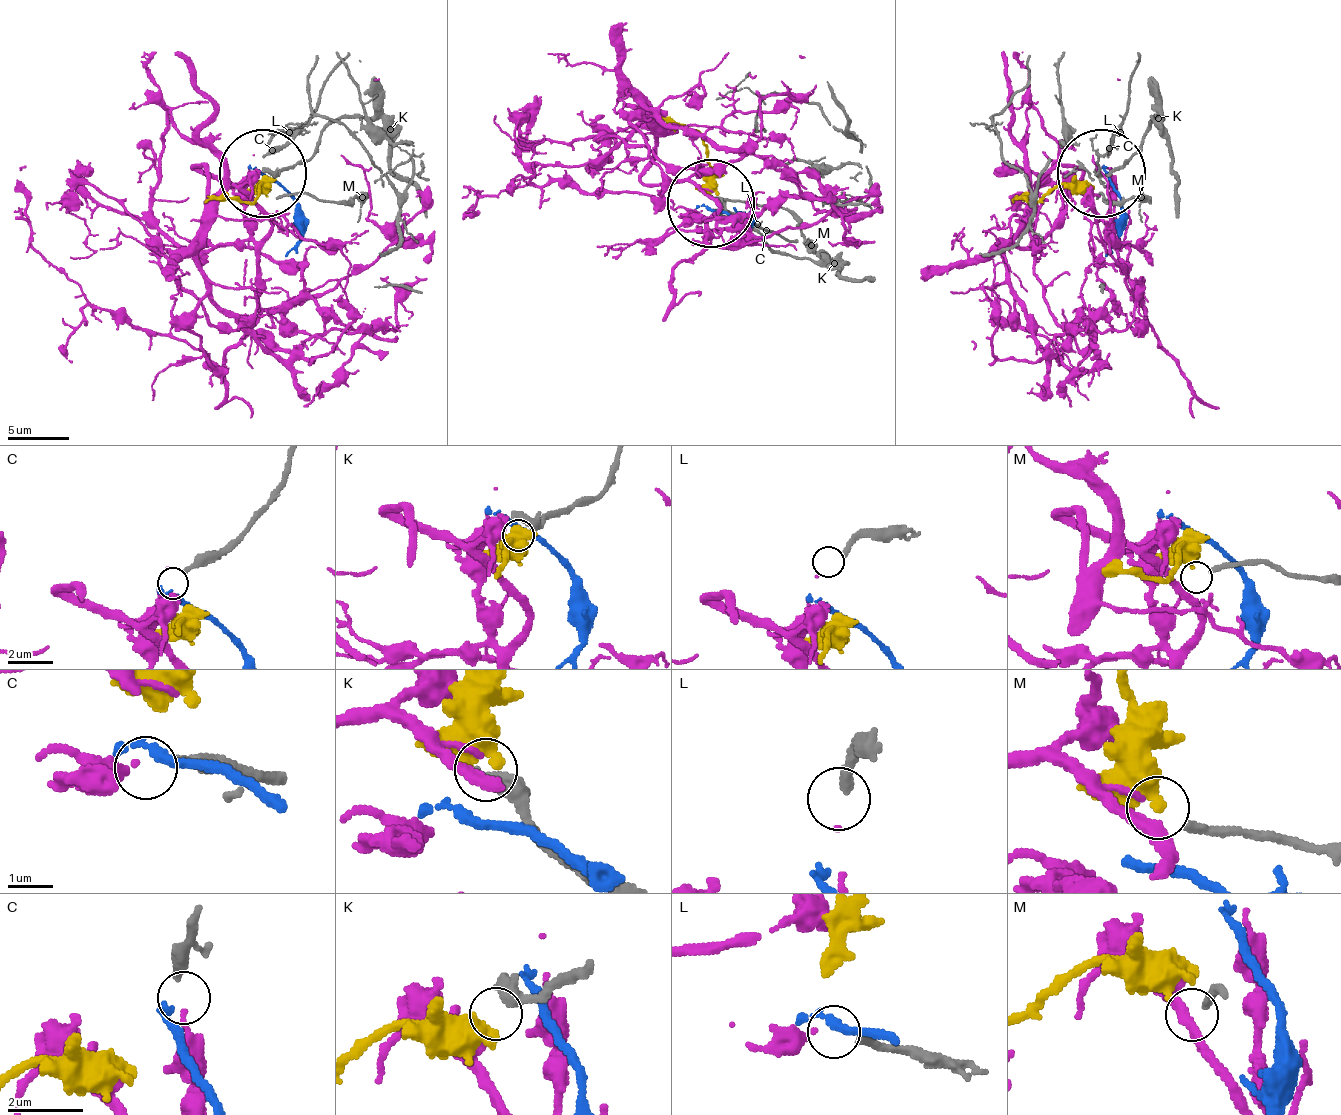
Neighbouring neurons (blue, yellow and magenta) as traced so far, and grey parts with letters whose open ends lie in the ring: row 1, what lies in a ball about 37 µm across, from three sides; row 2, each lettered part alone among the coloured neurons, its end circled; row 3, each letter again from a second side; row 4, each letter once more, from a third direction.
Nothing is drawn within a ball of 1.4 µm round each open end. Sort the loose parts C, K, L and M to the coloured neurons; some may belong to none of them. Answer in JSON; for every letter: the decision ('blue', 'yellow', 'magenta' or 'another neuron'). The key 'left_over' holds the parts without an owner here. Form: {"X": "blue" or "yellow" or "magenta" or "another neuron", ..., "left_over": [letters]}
{"C": "another neuron", "K": "yellow", "L": "another neuron", "M": "another neuron", "left_over": ["C", "L", "M"]}

